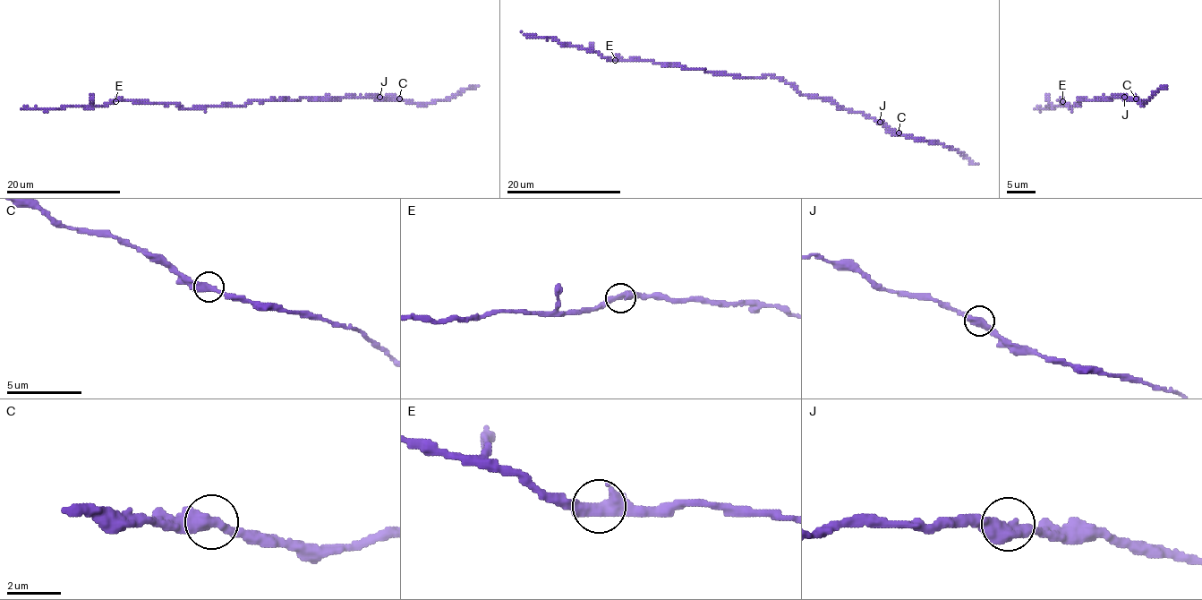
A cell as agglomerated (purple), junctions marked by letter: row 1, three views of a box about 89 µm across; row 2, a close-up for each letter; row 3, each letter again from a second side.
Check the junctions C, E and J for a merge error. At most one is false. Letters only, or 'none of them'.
none of them

